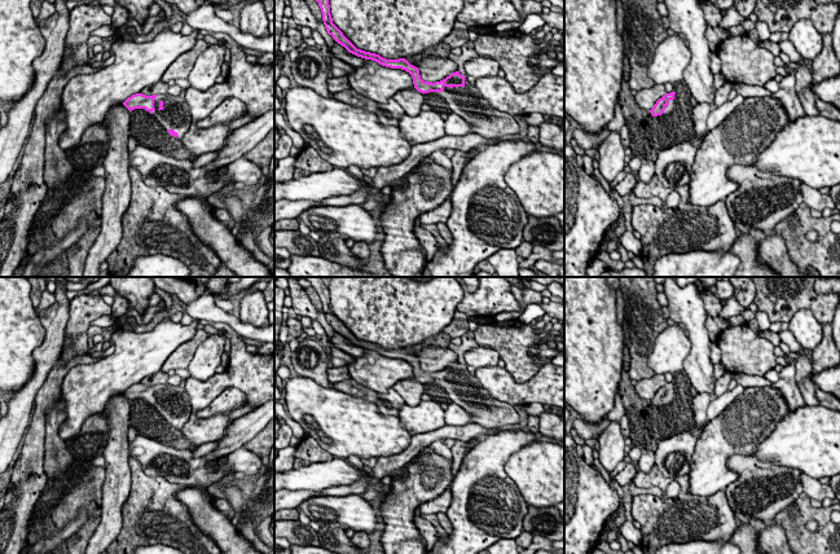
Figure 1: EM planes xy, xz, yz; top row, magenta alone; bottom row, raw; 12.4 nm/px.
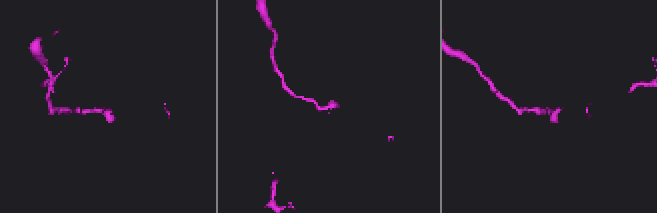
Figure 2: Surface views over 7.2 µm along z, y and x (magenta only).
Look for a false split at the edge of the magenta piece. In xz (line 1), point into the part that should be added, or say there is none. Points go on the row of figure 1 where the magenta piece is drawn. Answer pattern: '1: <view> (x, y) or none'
1: xz (467, 102)

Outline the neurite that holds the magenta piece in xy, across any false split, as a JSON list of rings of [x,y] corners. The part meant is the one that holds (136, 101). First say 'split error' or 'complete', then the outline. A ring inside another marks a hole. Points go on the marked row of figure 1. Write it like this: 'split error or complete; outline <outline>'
split error; outline [[[136,93],[128,97],[123,105],[129,110],[145,109],[167,132],[181,140],[192,124],[192,114],[188,102],[181,96]]]

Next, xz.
split error; outline [[[329,0],[316,1],[321,9],[327,34],[331,35],[338,44],[357,57],[375,61],[386,67],[401,69],[409,72],[413,78],[414,88],[418,92],[423,94],[435,92],[444,97],[450,105],[452,113],[459,115],[471,124],[471,133],[476,133],[485,138],[497,138],[506,135],[515,135],[520,131],[520,127],[513,115],[492,107],[491,104],[483,98],[475,84],[471,84],[467,78],[459,74],[459,71],[452,72],[440,82],[423,82],[418,67],[410,65],[405,58],[386,60],[379,54],[357,49],[333,23]]]

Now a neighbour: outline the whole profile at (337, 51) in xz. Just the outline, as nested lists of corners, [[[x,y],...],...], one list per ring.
[[[334,44],[329,47],[329,52],[333,57],[351,65],[352,67],[361,67],[365,63],[365,58],[357,57],[352,53],[349,53],[344,47],[340,44]]]

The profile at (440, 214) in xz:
[[[450,195],[445,199],[445,202],[436,208],[432,208],[419,216],[419,224],[439,224],[447,223],[448,217],[452,212],[452,202]]]

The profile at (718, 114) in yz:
[[[736,94],[731,101],[726,101],[724,105],[721,106],[714,106],[712,109],[712,111],[708,115],[708,120],[707,120],[707,131],[704,133],[703,137],[694,137],[692,138],[692,144],[695,148],[700,148],[705,136],[714,129],[716,127],[718,127],[727,116],[729,114],[740,104],[744,102],[744,97],[742,94]]]

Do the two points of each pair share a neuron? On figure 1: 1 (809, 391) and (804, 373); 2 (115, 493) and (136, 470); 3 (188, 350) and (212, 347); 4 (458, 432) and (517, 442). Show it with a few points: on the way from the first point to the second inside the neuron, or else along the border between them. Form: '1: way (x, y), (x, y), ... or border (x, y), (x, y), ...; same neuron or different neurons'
1: way (806, 387), (804, 377); same neuron
2: border (130, 456), (131, 491), (123, 504); different neurons
3: border (209, 335), (198, 346), (187, 368); different neurons
4: border (504, 430), (486, 438); different neurons

